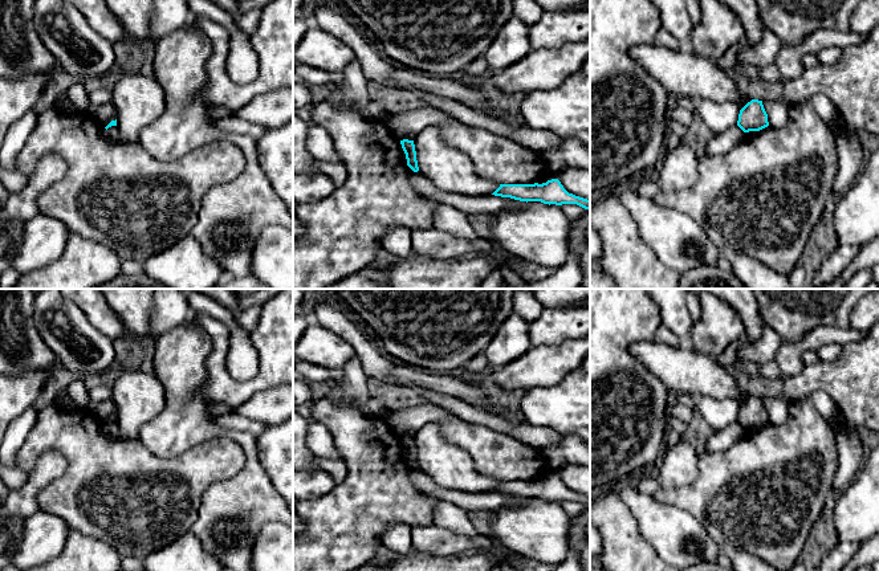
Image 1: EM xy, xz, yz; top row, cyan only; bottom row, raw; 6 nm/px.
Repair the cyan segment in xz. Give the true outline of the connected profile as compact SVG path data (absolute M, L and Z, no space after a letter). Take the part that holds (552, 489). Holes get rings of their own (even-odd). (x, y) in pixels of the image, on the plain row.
M552 476L542 481L500 481L492 492L526 499L541 498L549 502L577 501L590 506L590 497L569 490L558 476Z

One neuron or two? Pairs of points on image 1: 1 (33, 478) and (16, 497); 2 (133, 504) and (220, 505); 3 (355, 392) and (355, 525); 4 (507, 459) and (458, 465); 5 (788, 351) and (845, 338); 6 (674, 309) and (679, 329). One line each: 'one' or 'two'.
1: one
2: two
3: two
4: two
5: one
6: one

